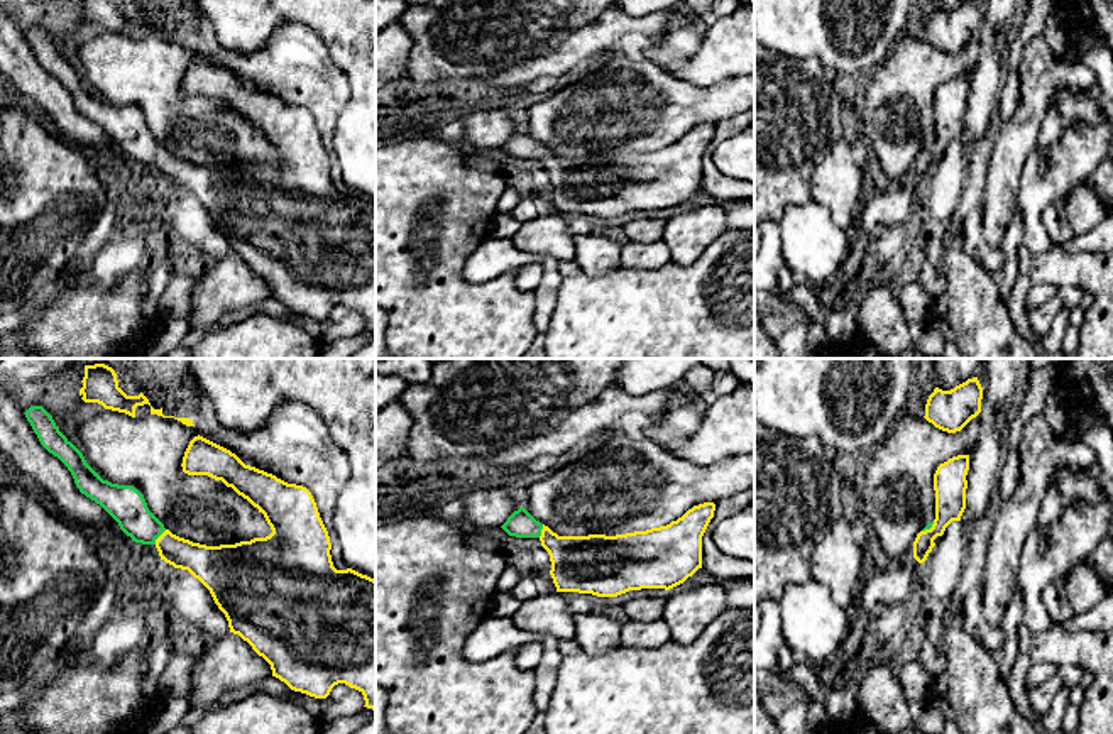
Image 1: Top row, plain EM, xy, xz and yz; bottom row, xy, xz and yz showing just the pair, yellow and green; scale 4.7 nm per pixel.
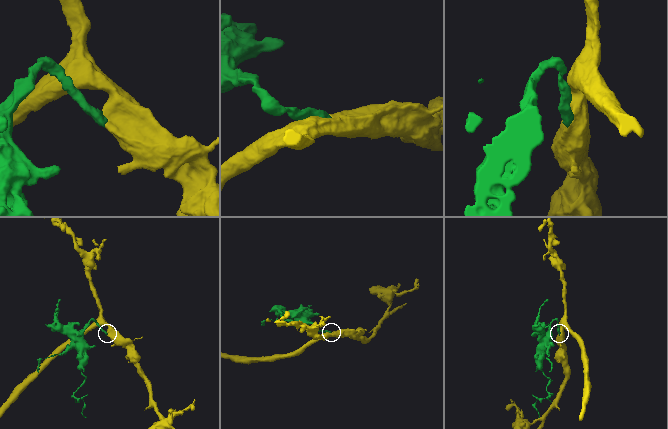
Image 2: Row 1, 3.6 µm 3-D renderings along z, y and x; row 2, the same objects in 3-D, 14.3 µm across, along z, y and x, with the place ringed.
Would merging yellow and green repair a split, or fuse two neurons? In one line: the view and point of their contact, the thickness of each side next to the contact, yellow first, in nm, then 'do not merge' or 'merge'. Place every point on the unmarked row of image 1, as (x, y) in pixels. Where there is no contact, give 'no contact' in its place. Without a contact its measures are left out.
xy (159, 158) | 160/180 nm | merge

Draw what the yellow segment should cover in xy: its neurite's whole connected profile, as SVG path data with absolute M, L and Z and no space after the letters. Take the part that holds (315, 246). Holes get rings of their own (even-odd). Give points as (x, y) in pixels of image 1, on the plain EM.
M30 27L24 36L41 66L68 88L81 115L100 125L132 162L154 166L161 181L174 189L188 191L210 211L215 225L228 242L230 254L238 255L271 286L272 298L284 303L291 311L315 320L326 320L335 306L345 304L364 316L364 328L376 331L376 201L352 189L337 191L333 188L328 152L306 108L288 105L272 95L245 86L230 71L198 56L184 73L183 93L188 96L208 96L232 108L264 135L272 154L266 159L235 166L206 167L193 164L166 151L149 132L144 117L135 108L103 101L86 85L83 74L59 52L52 37L42 27Z

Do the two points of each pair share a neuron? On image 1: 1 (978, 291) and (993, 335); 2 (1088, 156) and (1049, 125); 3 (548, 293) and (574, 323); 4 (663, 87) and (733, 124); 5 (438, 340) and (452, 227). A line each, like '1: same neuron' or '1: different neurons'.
1: same neuron
2: different neurons
3: different neurons
4: different neurons
5: same neuron

